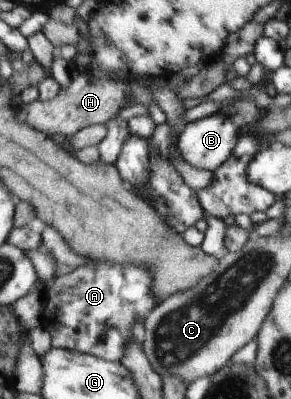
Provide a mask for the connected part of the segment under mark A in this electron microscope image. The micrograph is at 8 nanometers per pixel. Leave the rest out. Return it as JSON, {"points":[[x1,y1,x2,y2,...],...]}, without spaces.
{"points":[[85,259,86,266,77,270,62,271,48,285,45,327,51,331,52,346,58,349,69,349,86,355,119,363,124,357,128,342,132,341,131,326,135,316,143,320,161,304,152,290,152,275,144,267,133,265,112,265,98,259]]}

